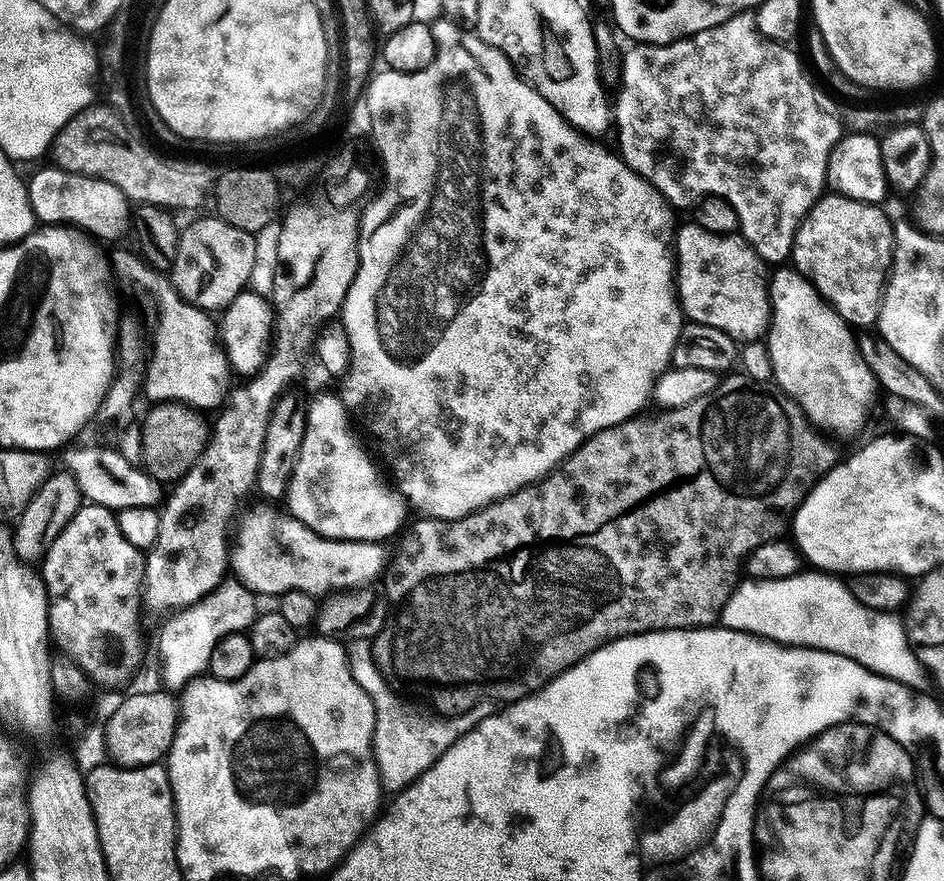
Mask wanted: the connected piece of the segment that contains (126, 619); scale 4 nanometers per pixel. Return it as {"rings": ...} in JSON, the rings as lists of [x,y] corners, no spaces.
{"rings":[[[85,503],[80,507],[74,514],[74,518],[70,518],[70,522],[66,522],[66,526],[58,534],[58,538],[54,538],[54,542],[47,545],[42,557],[42,565],[44,564],[44,568],[42,567],[42,579],[44,581],[44,589],[48,591],[48,631],[51,643],[55,647],[57,644],[64,651],[61,653],[71,660],[73,664],[77,664],[93,685],[126,683],[135,674],[136,667],[139,666],[140,659],[144,656],[144,640],[140,637],[140,608],[142,609],[145,559],[145,553],[141,549],[130,546],[130,542],[126,542],[126,538],[122,538],[122,530],[118,530],[116,512],[113,509],[89,503]]]}

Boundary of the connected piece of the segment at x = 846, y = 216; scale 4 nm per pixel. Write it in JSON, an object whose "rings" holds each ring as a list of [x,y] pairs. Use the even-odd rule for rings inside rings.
{"rings":[[[825,194],[816,201],[815,206],[804,215],[803,222],[796,227],[791,263],[797,272],[801,272],[815,286],[820,297],[827,300],[848,325],[860,330],[867,329],[879,321],[880,301],[892,266],[894,224],[893,221],[888,221],[884,210],[879,204],[858,202],[854,198],[839,194]]]}

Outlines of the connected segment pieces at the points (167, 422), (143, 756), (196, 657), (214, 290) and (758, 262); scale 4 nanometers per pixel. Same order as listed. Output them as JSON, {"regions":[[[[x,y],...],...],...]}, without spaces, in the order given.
{"regions":[[[[160,402],[145,414],[140,424],[141,430],[141,461],[144,471],[149,472],[155,480],[161,482],[178,482],[196,465],[196,459],[204,452],[210,435],[209,421],[204,421],[197,409],[175,402]]],[[[167,691],[136,692],[128,696],[103,721],[107,759],[122,768],[141,768],[163,761],[176,733],[178,700]]],[[[225,578],[188,608],[173,611],[165,619],[169,620],[160,632],[160,676],[164,679],[163,687],[180,690],[197,676],[205,675],[208,672],[210,650],[214,650],[214,646],[218,646],[226,634],[244,632],[252,627],[258,615],[256,600],[257,597],[245,584],[235,578]]],[[[215,214],[204,216],[193,224],[183,225],[180,234],[180,245],[176,251],[176,257],[172,263],[170,273],[170,287],[172,287],[180,299],[187,304],[209,314],[219,313],[230,306],[234,298],[249,287],[248,279],[256,268],[256,240],[257,237],[246,230],[238,230],[236,226],[230,226],[228,222],[220,219]]],[[[694,222],[681,223],[674,237],[674,263],[680,306],[691,323],[714,326],[714,330],[722,330],[737,342],[759,340],[767,333],[772,319],[772,300],[768,296],[770,272],[743,235],[710,234]]]]}

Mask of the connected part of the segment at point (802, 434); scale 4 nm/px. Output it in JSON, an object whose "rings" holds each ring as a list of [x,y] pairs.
{"rings":[[[743,374],[732,375],[725,375],[710,394],[706,394],[686,406],[656,410],[653,416],[637,414],[626,422],[618,422],[618,426],[610,426],[606,430],[598,430],[598,434],[591,436],[580,448],[575,448],[547,476],[543,476],[542,479],[536,480],[533,484],[527,484],[524,488],[520,488],[517,492],[510,494],[506,498],[495,500],[495,502],[488,504],[485,508],[480,508],[477,512],[471,512],[469,516],[463,516],[457,520],[417,519],[416,528],[410,529],[408,533],[405,531],[399,537],[399,540],[401,539],[400,545],[397,546],[396,553],[393,556],[391,553],[390,559],[386,564],[386,571],[382,576],[385,592],[385,594],[383,592],[383,595],[386,597],[386,603],[390,611],[387,620],[384,621],[383,630],[372,640],[372,657],[378,666],[378,670],[384,675],[384,679],[393,685],[399,686],[401,689],[441,688],[442,691],[448,692],[451,688],[473,688],[477,692],[475,694],[477,697],[493,702],[499,702],[499,700],[504,700],[500,702],[511,702],[526,698],[531,692],[536,692],[539,688],[545,688],[555,676],[561,676],[567,668],[573,668],[582,658],[586,658],[594,650],[598,650],[615,640],[621,640],[627,636],[640,636],[644,632],[665,632],[675,628],[707,628],[715,625],[719,621],[720,612],[724,609],[724,603],[727,602],[730,594],[742,579],[742,565],[747,561],[748,555],[754,550],[758,550],[758,546],[762,546],[766,542],[781,539],[789,531],[790,518],[795,516],[797,508],[800,507],[809,490],[838,463],[838,455],[836,456],[835,450],[827,444],[829,441],[817,429],[813,428],[807,416],[804,415],[803,410],[788,395],[782,391],[775,392],[768,384],[759,384]]]}

